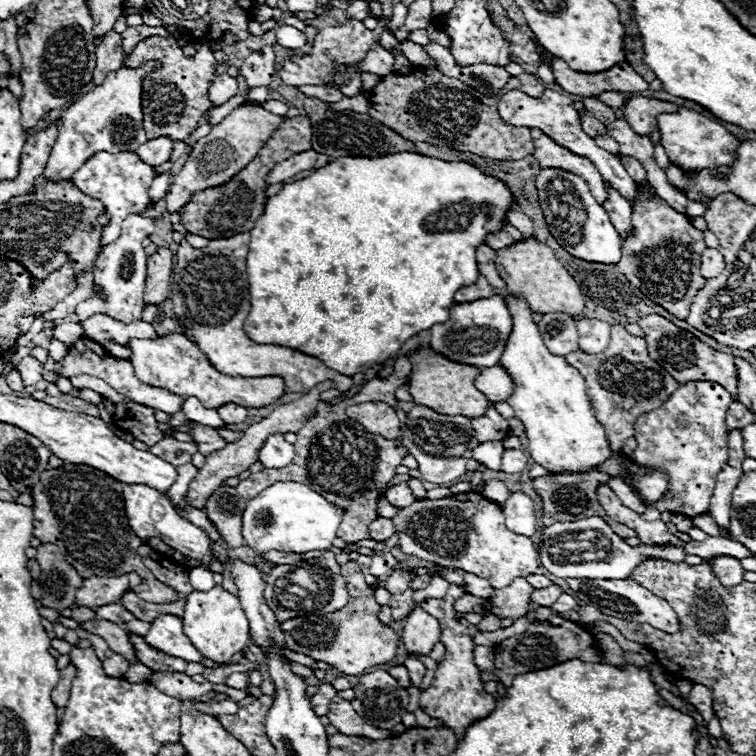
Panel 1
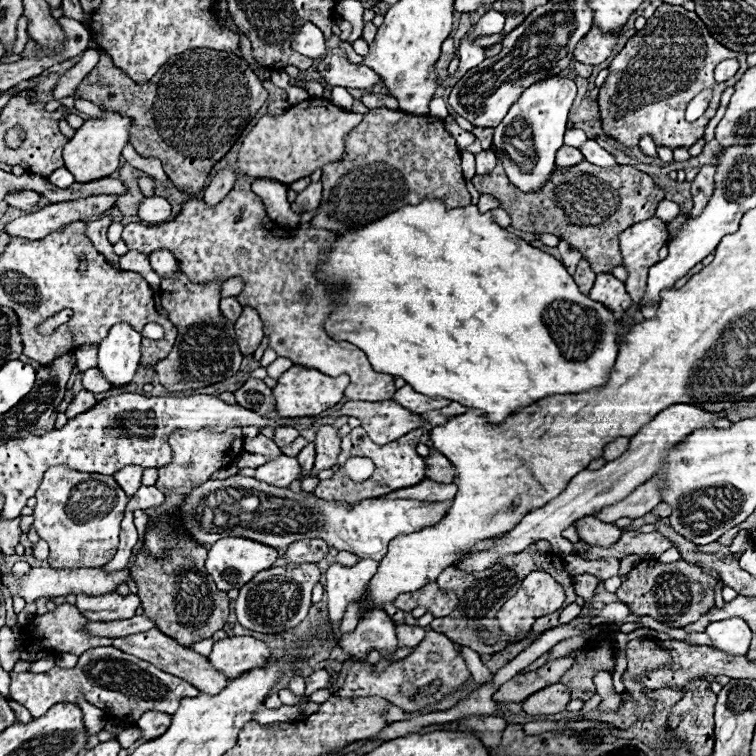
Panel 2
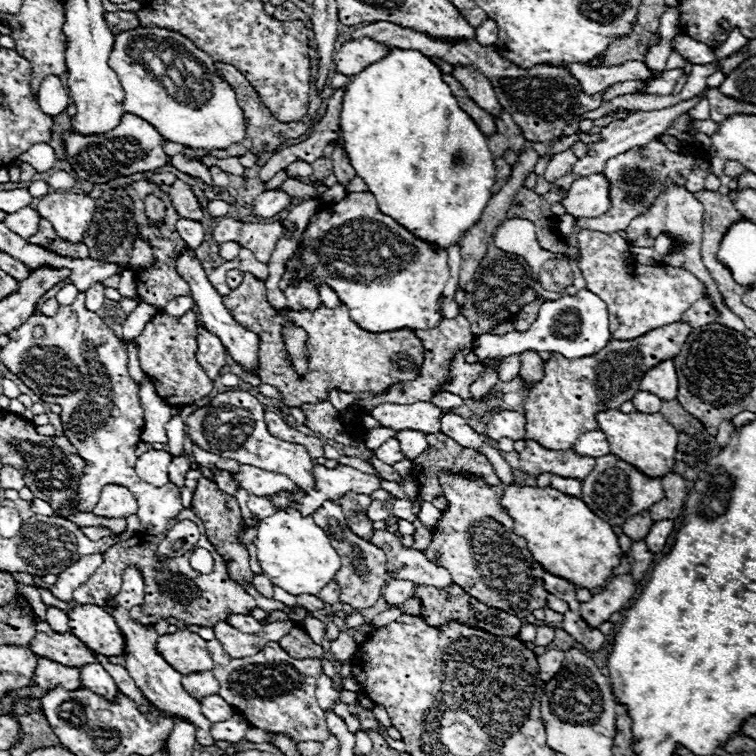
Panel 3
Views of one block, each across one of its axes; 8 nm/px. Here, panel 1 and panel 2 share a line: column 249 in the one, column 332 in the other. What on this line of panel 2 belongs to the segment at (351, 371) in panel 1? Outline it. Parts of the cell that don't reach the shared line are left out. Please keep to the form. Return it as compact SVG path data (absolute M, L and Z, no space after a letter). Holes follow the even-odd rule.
M420 202L418 206L404 206L402 210L386 218L380 218L378 222L372 222L370 226L350 230L346 234L336 234L336 236L338 236L338 242L334 244L332 254L328 256L328 262L320 266L318 270L318 276L322 276L322 280L328 284L344 282L342 296L338 298L338 310L334 316L326 320L326 332L338 340L348 340L360 350L364 350L374 370L392 374L396 378L404 378L406 384L414 386L416 392L422 392L426 396L440 396L440 398L456 400L466 408L478 408L484 412L490 424L502 424L516 410L526 408L544 396L584 392L584 390L594 390L608 384L610 370L618 356L618 342L624 334L624 324L620 322L620 318L612 314L600 302L590 300L588 294L582 294L578 284L566 272L560 260L526 244L522 238L510 234L508 230L500 228L488 212L482 214L474 204L466 208L458 208L458 210L446 210L442 202ZM548 308L552 312L552 330L550 330L550 324L546 324L550 316L546 314Z

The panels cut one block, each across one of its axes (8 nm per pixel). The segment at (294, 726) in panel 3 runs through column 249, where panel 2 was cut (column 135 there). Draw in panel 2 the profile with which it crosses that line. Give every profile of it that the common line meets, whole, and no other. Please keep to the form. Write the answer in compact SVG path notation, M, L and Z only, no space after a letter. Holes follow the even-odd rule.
M98 646L86 650L78 664L70 670L54 666L52 670L39 674L12 672L10 678L10 698L26 706L34 718L42 716L50 706L58 702L76 702L78 692L84 692L84 698L102 708L106 716L122 720L124 724L132 724L146 710L166 710L166 714L174 714L182 696L198 694L198 688L186 680L174 674L166 674L148 662L120 652L114 646Z

